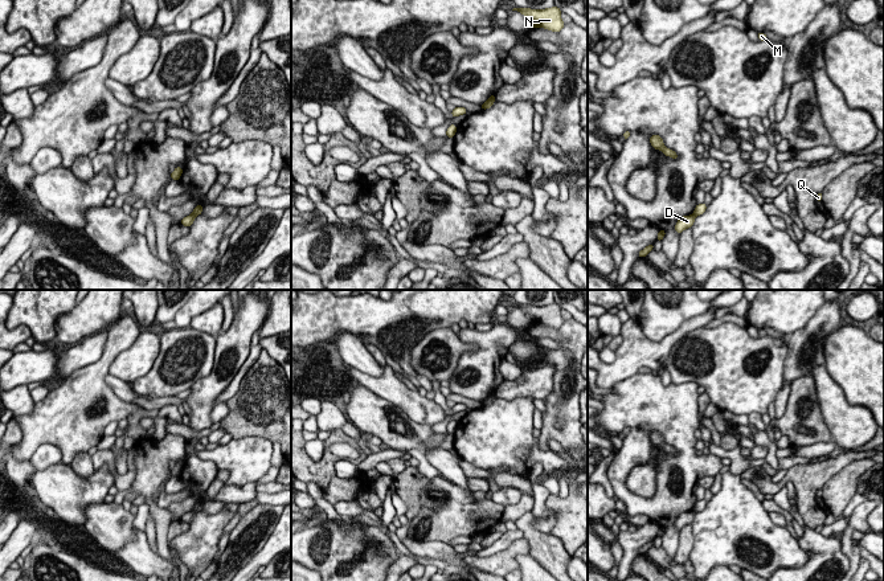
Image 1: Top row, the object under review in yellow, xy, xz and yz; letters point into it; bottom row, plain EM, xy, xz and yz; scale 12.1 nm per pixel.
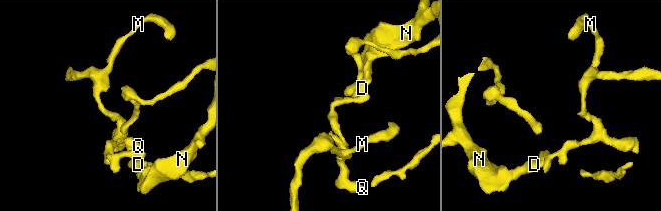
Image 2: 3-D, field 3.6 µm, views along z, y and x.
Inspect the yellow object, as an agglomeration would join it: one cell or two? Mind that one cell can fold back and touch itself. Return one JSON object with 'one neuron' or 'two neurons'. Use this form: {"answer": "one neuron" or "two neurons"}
{"answer": "two neurons"}

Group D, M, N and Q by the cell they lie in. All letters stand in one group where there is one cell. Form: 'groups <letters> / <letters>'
groups D N / M Q

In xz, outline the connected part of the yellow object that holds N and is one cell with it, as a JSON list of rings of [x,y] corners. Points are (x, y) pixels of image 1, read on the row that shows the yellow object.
[[[556,5],[545,9],[513,8],[532,21],[532,28],[545,28],[558,33],[565,22],[561,20],[561,9]]]

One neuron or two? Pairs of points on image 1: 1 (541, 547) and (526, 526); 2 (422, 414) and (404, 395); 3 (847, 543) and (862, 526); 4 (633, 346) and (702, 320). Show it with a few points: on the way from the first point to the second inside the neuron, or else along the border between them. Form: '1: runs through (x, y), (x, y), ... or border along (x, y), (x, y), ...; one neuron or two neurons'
1: runs through (539, 541), (528, 531); one neuron
2: runs through (418, 409), (409, 400); one neuron
3: runs through (847, 537), (847, 534), (856, 526); one neuron
4: runs through (650, 348), (662, 348), (684, 328); one neuron

